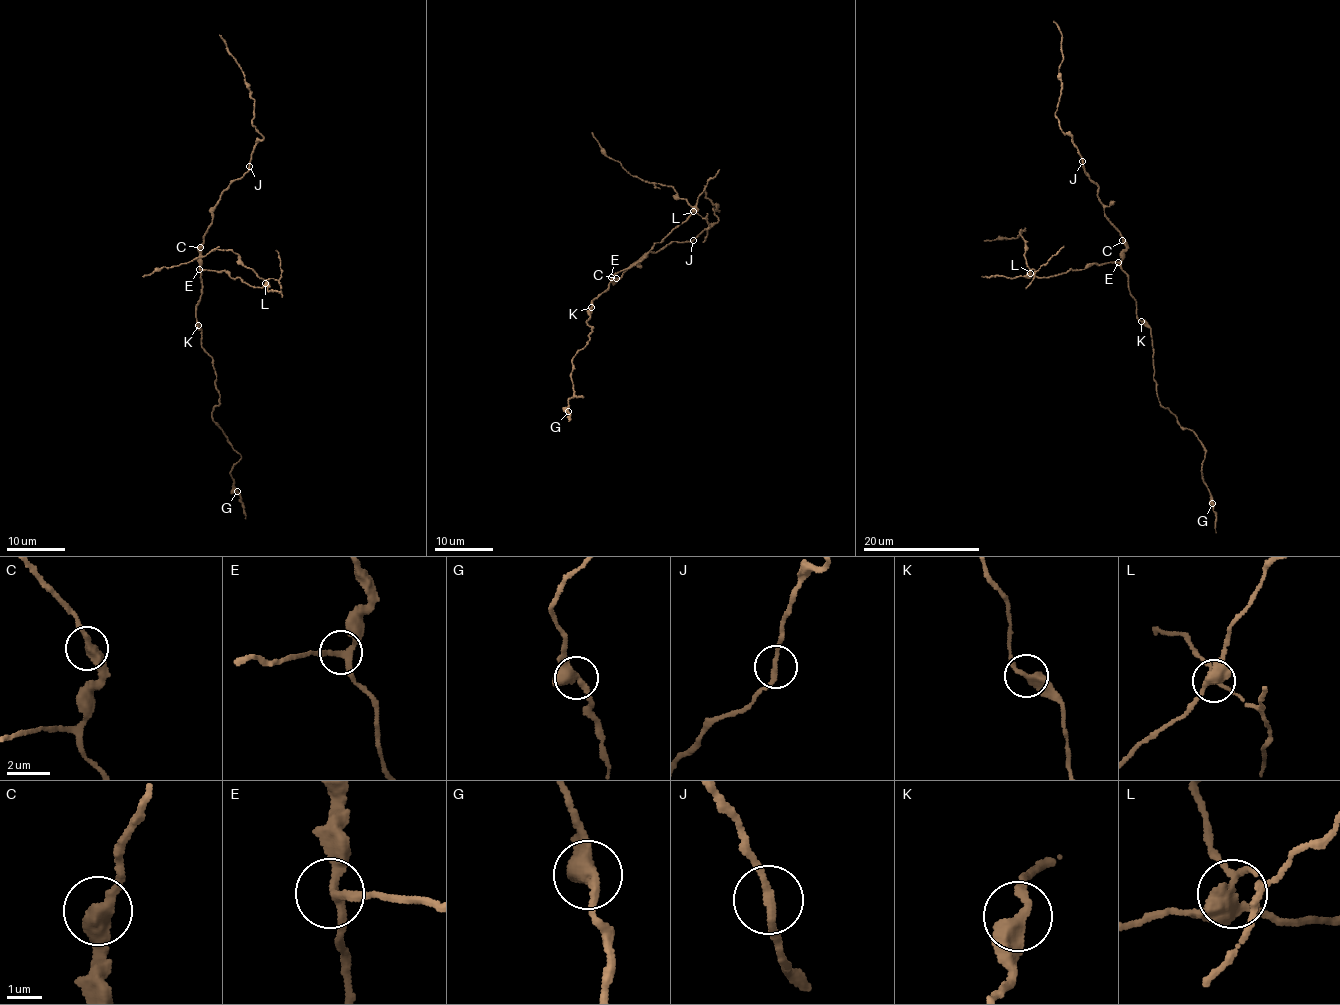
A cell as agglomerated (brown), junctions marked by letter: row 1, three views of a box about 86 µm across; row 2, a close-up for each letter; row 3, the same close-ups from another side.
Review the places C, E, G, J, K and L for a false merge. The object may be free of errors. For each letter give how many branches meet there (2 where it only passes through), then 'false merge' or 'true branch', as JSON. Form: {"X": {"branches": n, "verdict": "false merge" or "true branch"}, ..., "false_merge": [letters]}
{"C": {"branches": 2, "verdict": "true branch"}, "E": {"branches": 3, "verdict": "true branch"}, "G": {"branches": 2, "verdict": "true branch"}, "J": {"branches": 2, "verdict": "true branch"}, "K": {"branches": 2, "verdict": "true branch"}, "L": {"branches": 4, "verdict": "false merge"}, "false_merge": ["L"]}

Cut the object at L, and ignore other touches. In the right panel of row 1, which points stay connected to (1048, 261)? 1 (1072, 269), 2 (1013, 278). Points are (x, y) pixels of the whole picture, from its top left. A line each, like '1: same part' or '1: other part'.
1: other part
2: other part

